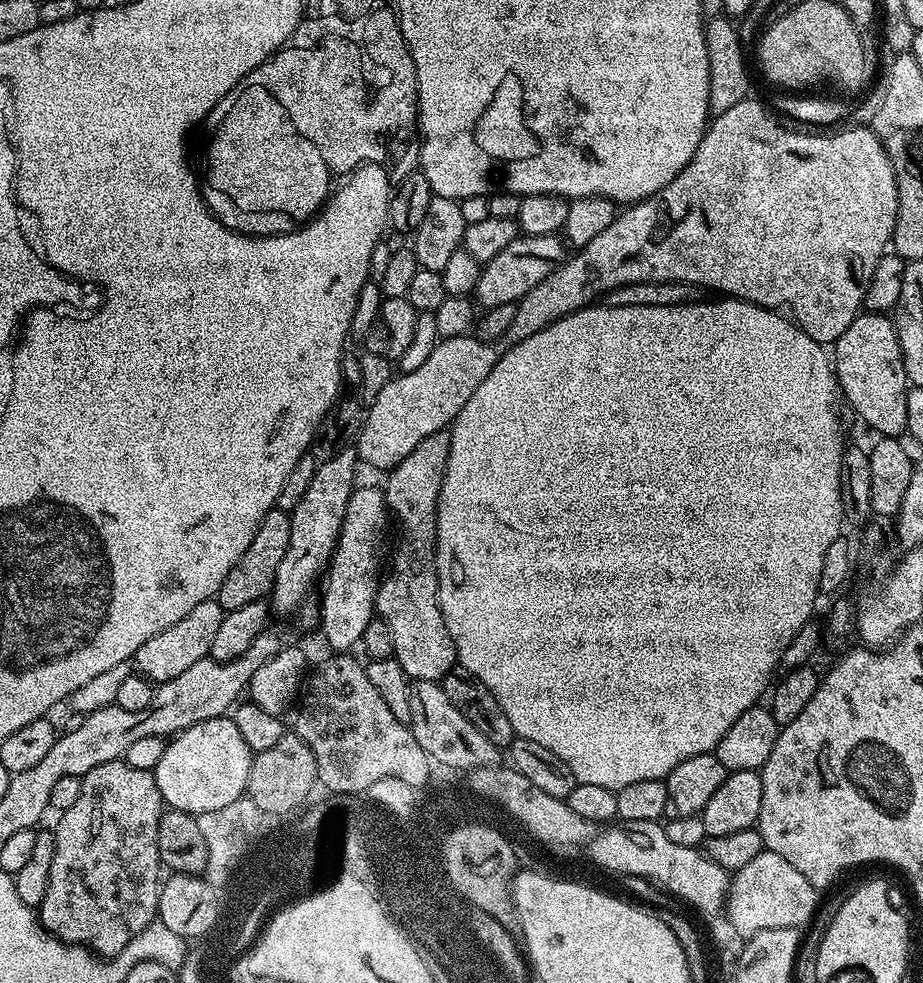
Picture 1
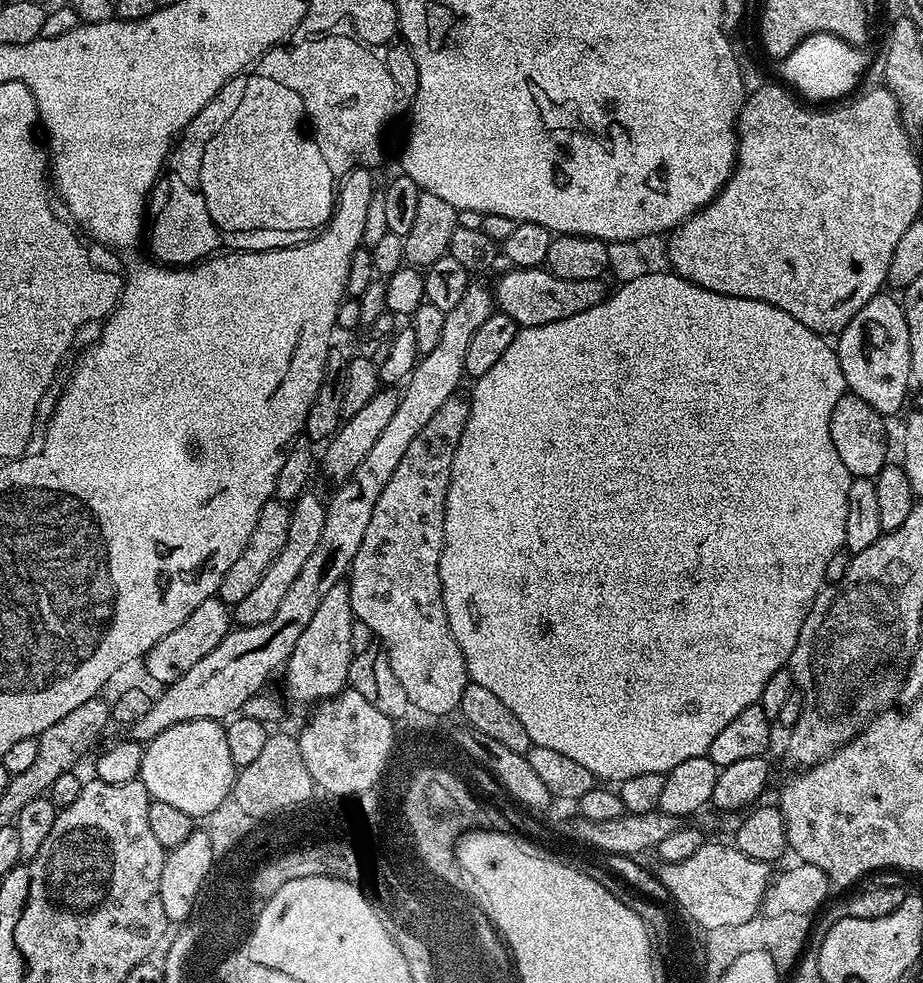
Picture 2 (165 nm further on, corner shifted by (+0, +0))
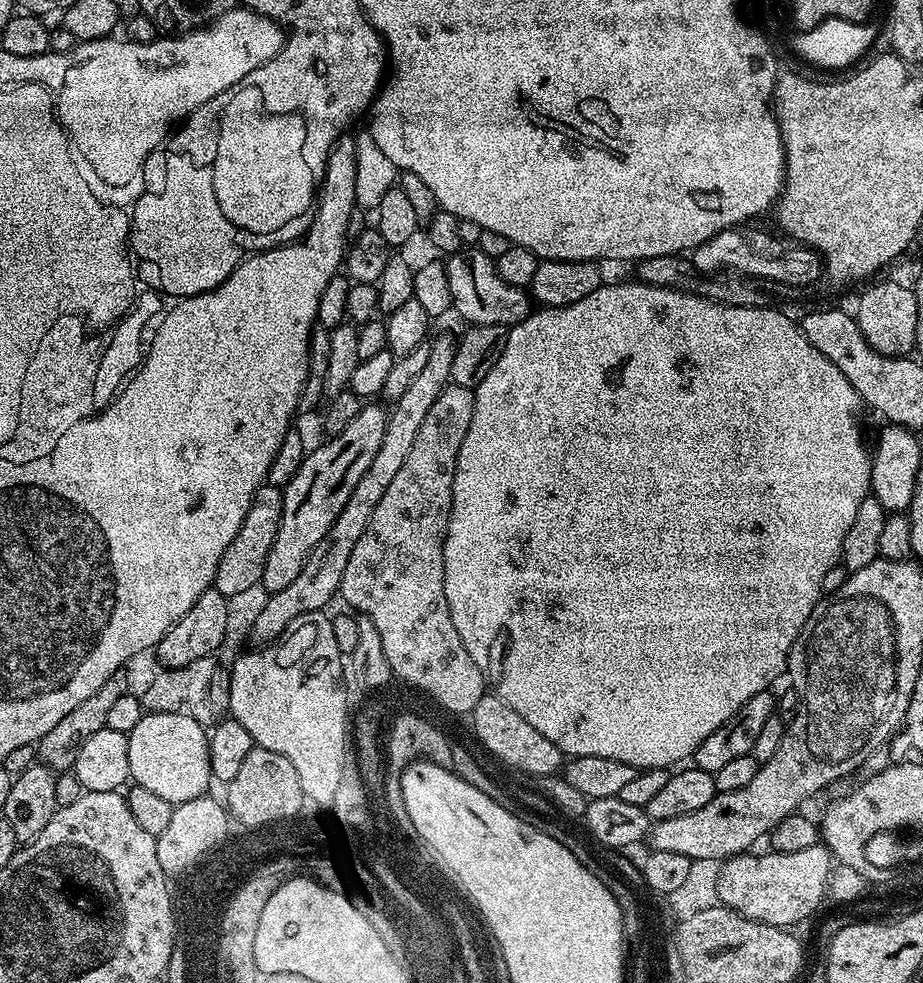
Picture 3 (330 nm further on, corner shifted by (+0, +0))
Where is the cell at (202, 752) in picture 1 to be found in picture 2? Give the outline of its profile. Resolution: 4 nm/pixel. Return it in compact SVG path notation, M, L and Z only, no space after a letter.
M191 720L170 726L170 730L162 730L158 738L147 741L138 778L146 786L152 800L161 800L175 806L177 810L186 810L186 814L193 818L207 818L212 812L219 812L225 807L232 795L232 784L236 780L237 771L226 743L225 725L219 720Z

